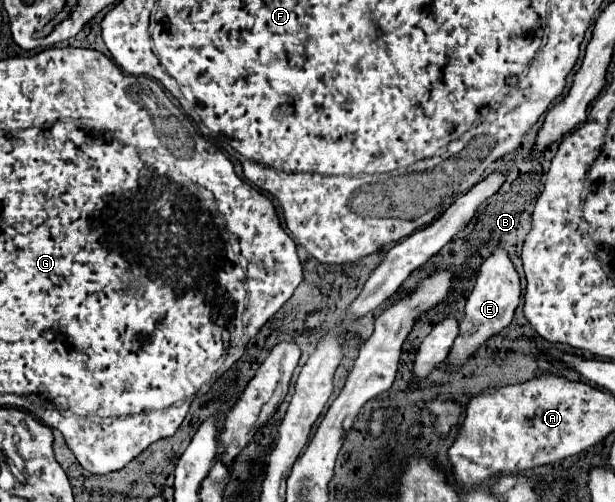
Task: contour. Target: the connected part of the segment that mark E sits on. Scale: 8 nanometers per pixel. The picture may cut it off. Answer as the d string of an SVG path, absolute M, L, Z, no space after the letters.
M498 247L482 265L478 271L478 279L476 285L468 297L466 303L466 313L460 319L460 335L454 341L452 351L448 353L448 365L450 369L460 369L462 363L478 349L478 345L482 345L484 341L488 341L492 335L496 335L500 329L504 329L512 317L514 311L520 303L520 275L508 255L508 251L504 251L502 247Z

